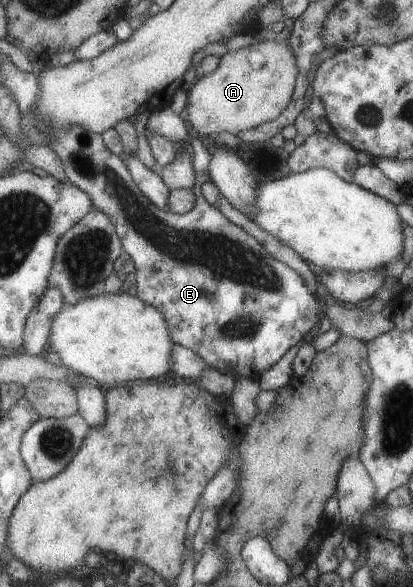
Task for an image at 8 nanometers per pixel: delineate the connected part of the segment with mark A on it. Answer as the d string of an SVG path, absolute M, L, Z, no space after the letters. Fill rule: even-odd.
M262 40L246 48L229 51L220 57L220 63L213 72L205 73L186 93L187 116L185 120L197 131L201 139L211 139L219 132L236 135L241 130L257 128L260 124L277 118L291 100L297 69L294 54L286 48L287 41Z

